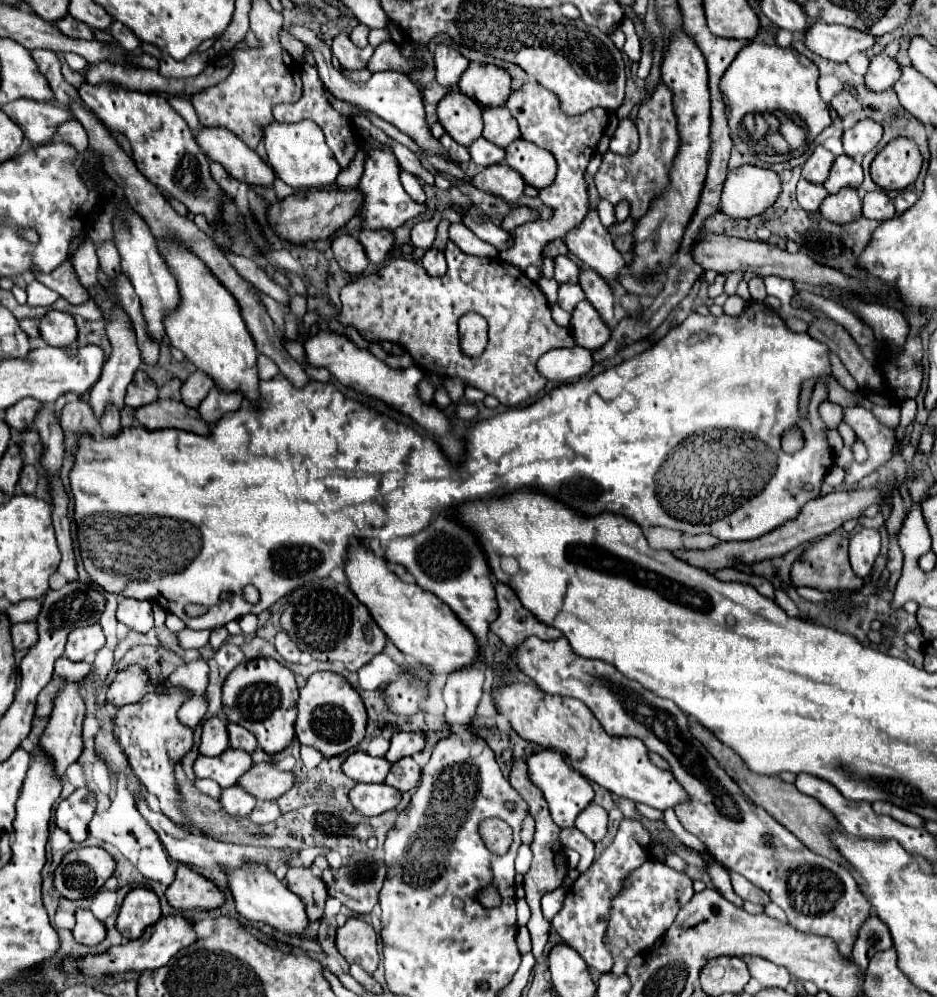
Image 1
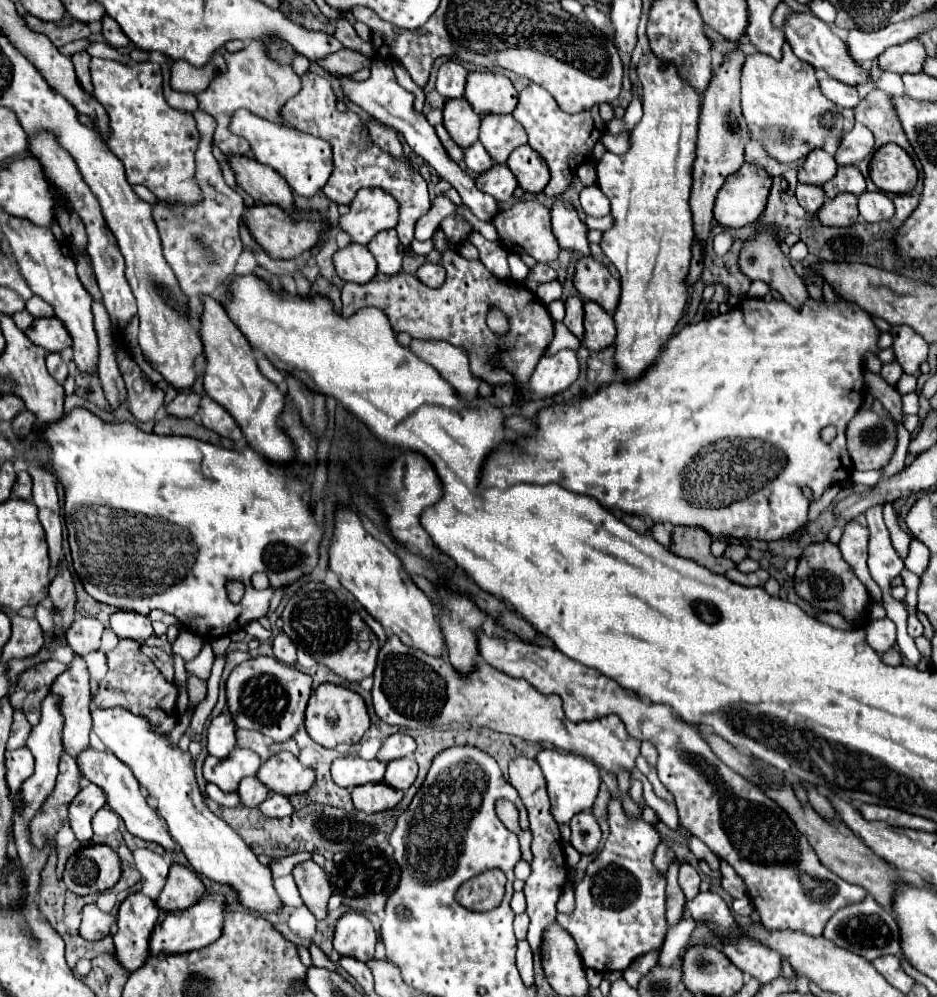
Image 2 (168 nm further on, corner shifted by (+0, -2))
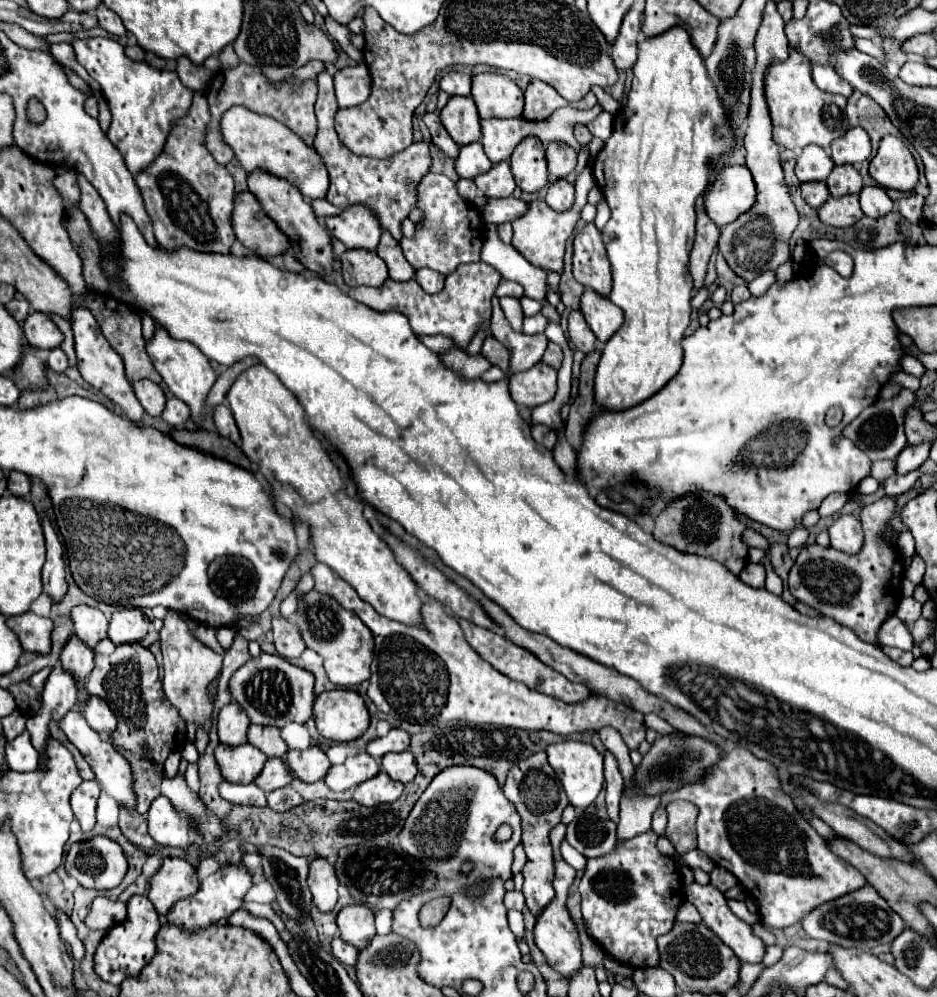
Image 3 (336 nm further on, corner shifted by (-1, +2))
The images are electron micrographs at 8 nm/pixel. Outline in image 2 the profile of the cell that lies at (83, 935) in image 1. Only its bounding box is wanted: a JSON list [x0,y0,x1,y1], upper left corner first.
[79,904,115,942]

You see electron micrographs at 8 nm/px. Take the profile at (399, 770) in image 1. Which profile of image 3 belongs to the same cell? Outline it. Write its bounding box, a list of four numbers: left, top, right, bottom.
[382,752,416,782]

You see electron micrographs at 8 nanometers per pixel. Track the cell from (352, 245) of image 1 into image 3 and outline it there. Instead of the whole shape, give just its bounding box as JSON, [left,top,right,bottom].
[340,250,388,286]

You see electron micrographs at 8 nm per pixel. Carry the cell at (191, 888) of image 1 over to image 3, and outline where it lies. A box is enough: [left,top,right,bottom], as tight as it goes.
[148,856,200,916]

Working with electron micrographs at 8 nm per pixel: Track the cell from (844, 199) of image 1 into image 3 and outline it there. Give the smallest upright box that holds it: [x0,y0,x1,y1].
[818,194,864,226]

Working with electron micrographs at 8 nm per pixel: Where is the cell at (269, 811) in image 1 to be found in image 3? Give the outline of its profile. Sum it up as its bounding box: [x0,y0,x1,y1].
[268,786,304,812]

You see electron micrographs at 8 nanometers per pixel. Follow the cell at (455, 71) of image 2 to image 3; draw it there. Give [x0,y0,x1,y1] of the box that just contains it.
[440,70,472,96]

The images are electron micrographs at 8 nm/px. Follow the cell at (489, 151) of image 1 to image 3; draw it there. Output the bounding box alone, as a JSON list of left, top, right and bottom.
[456,142,492,180]

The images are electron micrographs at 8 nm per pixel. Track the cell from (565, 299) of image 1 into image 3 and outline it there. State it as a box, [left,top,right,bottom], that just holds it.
[568,312,596,354]

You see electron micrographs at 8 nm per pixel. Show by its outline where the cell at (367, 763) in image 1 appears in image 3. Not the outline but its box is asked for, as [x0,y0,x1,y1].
[324,754,380,792]

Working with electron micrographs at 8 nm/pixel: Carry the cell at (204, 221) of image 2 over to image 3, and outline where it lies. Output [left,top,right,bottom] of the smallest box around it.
[134,90,236,254]

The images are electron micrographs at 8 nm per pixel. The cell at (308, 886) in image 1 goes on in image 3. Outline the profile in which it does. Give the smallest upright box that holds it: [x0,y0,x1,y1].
[308,858,338,912]

